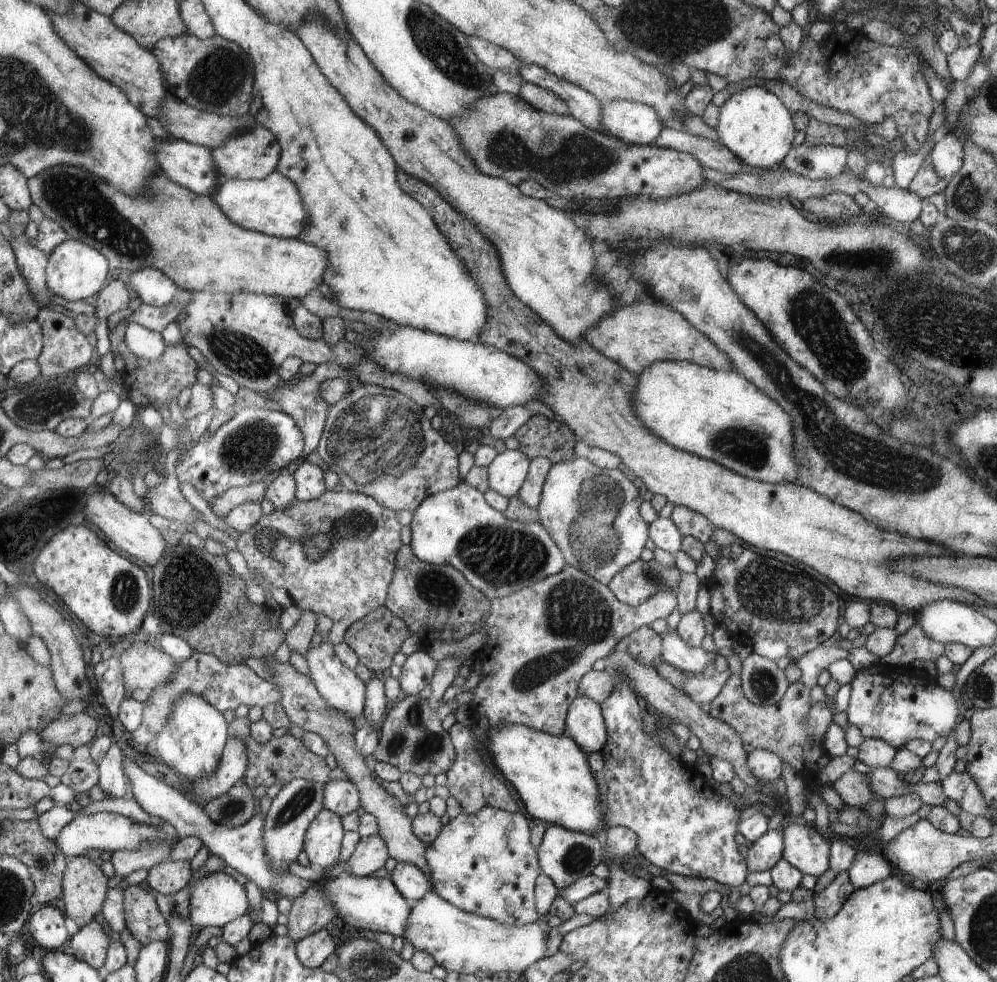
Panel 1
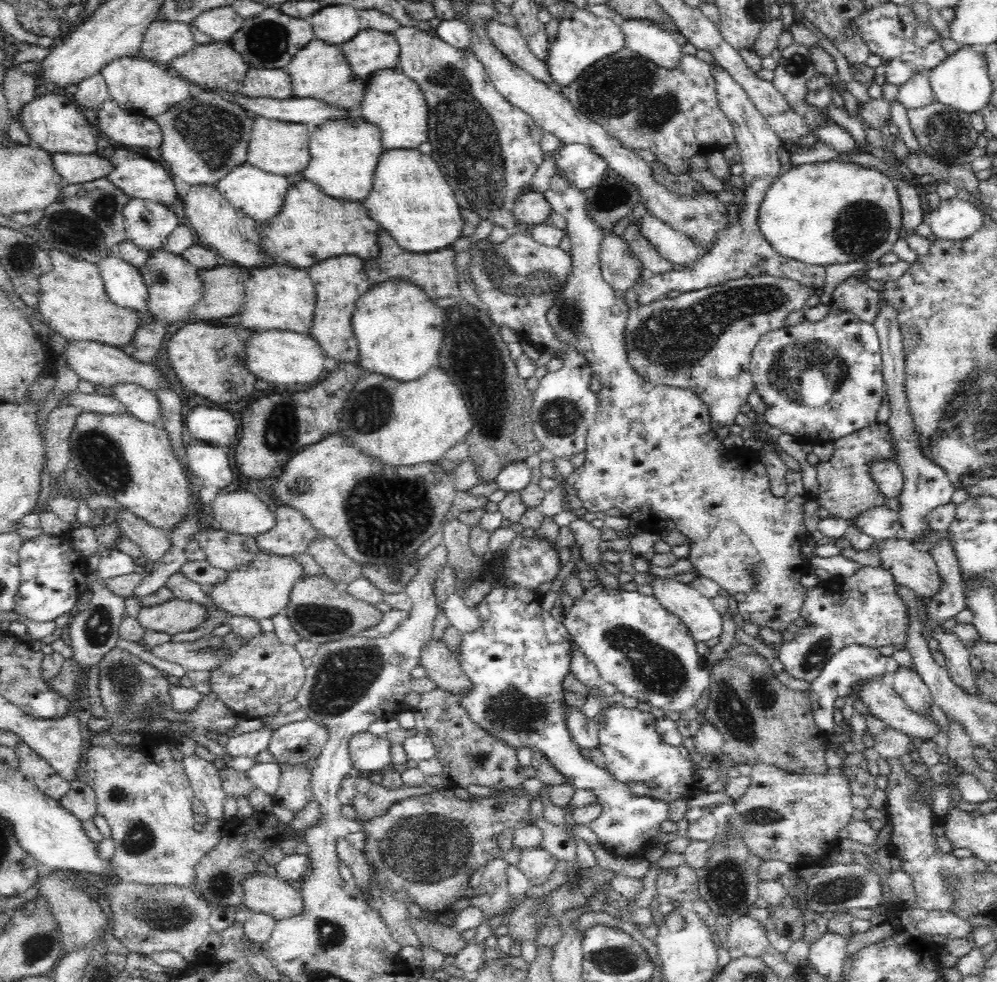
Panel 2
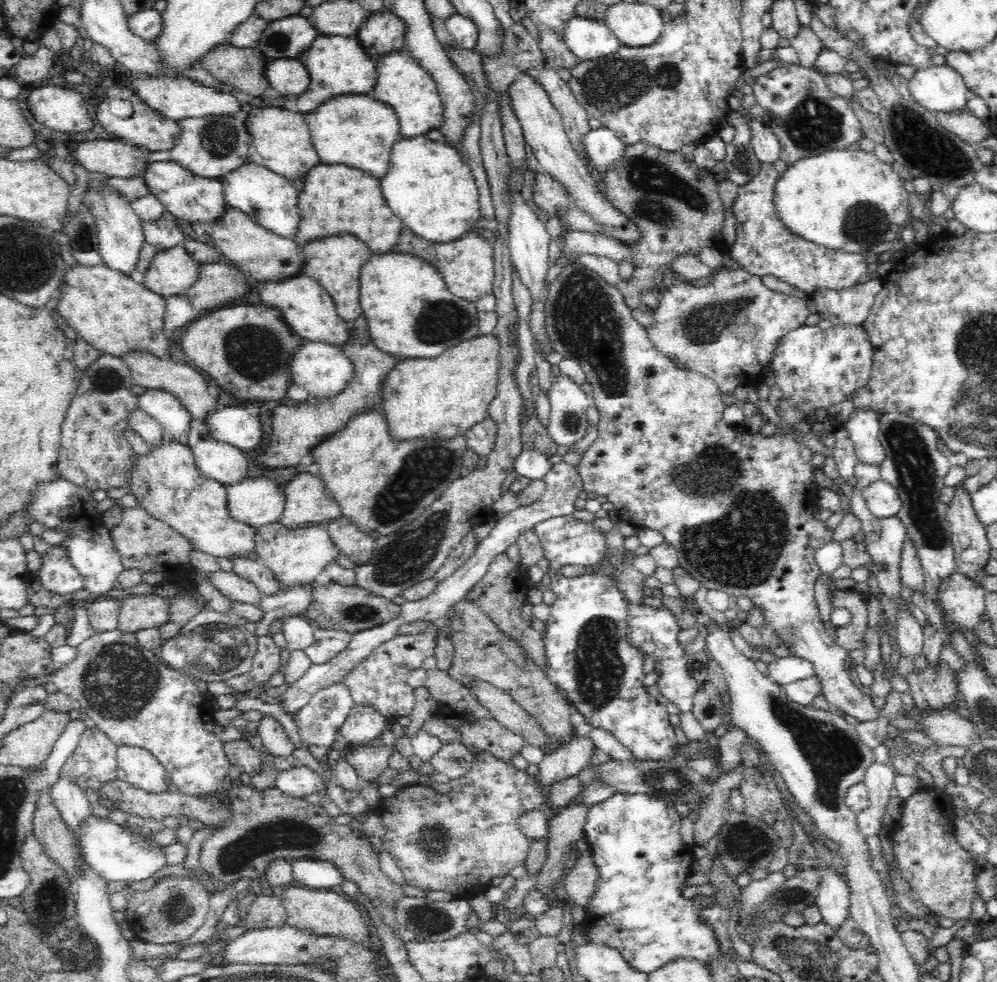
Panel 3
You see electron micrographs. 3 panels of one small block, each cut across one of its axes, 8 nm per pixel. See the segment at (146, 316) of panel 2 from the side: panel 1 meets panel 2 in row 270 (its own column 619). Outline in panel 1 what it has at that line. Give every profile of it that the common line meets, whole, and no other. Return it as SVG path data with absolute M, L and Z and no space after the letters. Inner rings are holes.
M621 99L602 107L600 122L605 135L636 145L653 145L665 127L654 106Z

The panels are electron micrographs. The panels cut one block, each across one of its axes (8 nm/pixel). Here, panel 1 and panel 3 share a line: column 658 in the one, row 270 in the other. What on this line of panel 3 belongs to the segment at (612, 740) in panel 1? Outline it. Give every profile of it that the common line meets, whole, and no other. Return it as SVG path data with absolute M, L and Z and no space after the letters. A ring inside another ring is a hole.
M761 163L758 174L755 174L754 178L751 178L746 184L739 186L739 196L733 205L733 214L737 221L735 226L737 238L730 248L726 248L725 252L740 265L740 270L760 278L766 275L775 276L782 282L804 292L804 296L807 298L811 298L820 290L840 291L859 284L860 278L868 274L868 260L862 254L850 254L844 250L830 250L824 246L816 246L812 242L799 238L798 234L792 234L779 221L779 215L776 214L774 205L774 186L780 175L773 164Z

